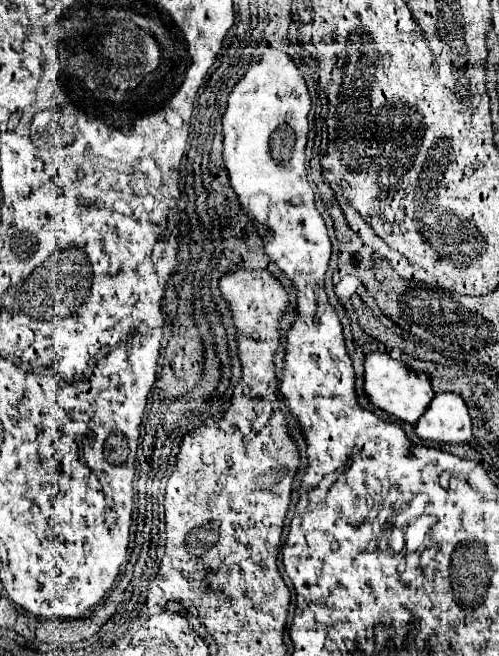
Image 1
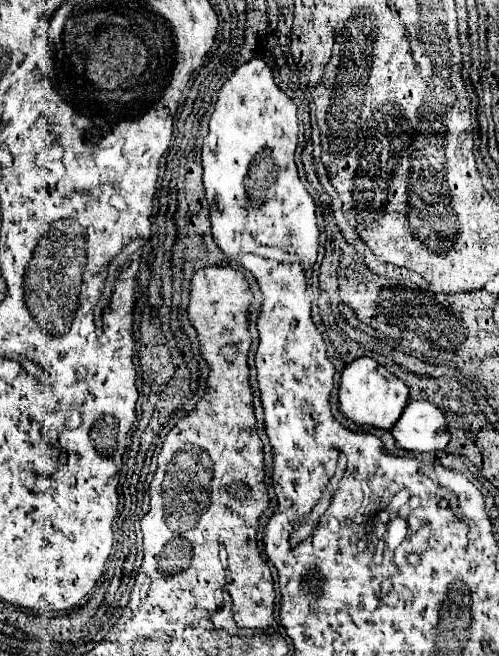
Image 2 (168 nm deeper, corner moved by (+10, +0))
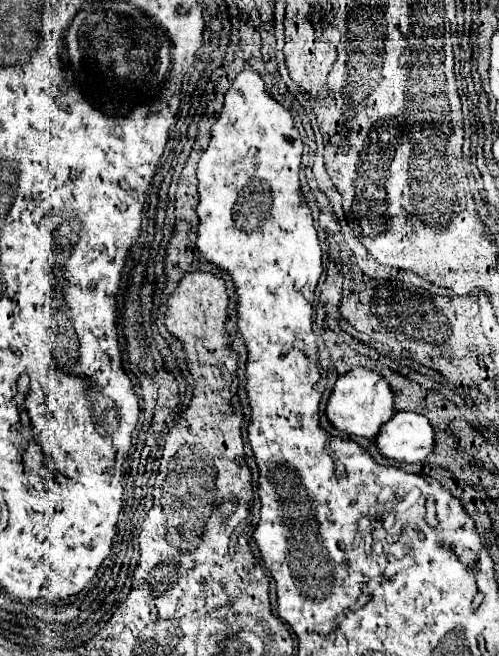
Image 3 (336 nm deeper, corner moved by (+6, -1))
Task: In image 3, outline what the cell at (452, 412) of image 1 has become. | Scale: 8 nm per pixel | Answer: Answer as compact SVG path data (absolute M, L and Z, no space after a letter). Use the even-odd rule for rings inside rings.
M400 411L392 417L392 421L382 425L376 435L376 443L384 457L416 463L424 461L434 451L436 435L424 415Z

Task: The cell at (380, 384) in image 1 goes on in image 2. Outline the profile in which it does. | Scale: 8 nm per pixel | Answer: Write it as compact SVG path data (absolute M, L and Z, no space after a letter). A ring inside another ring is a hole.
M358 358L350 364L346 364L342 378L340 378L340 390L338 390L338 408L340 412L352 420L358 426L372 426L372 428L384 428L390 430L392 424L400 418L400 412L408 404L408 386L392 376L384 366L380 366L372 358Z

